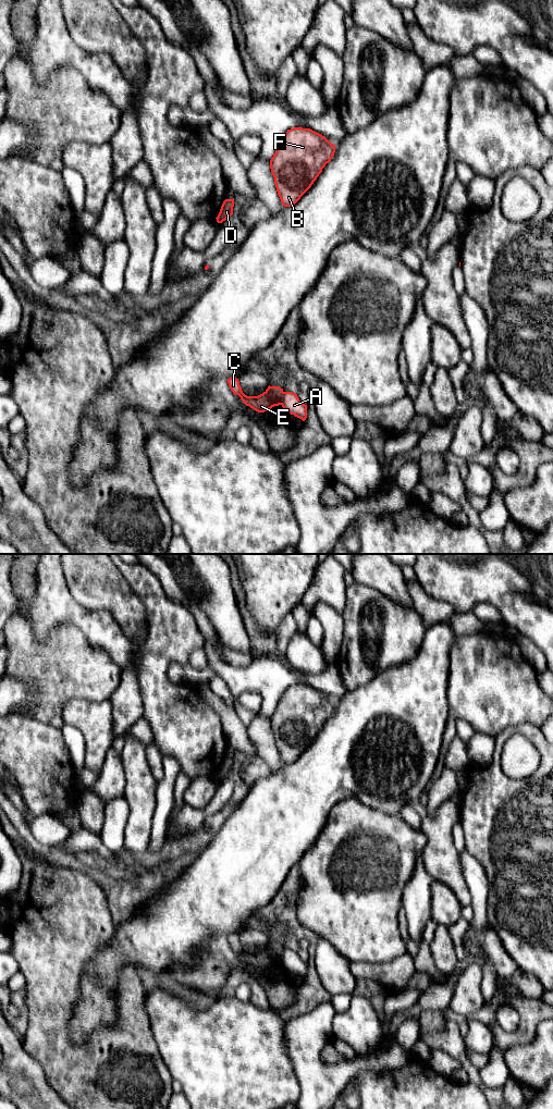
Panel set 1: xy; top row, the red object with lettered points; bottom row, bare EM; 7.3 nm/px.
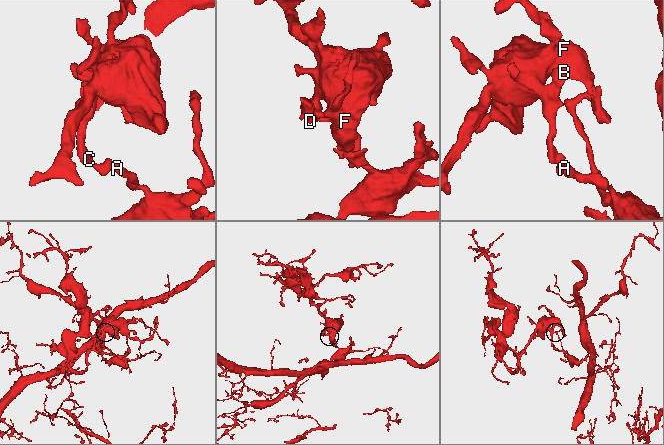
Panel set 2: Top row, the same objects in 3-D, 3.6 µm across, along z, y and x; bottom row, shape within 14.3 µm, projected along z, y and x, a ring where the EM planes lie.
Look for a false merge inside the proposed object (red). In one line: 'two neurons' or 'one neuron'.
two neurons

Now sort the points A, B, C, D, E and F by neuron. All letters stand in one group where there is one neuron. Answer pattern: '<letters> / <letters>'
A / B C D E F

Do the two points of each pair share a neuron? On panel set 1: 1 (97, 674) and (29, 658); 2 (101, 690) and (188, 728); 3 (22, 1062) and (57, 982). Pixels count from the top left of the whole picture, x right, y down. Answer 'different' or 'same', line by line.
1: same
2: different
3: different

